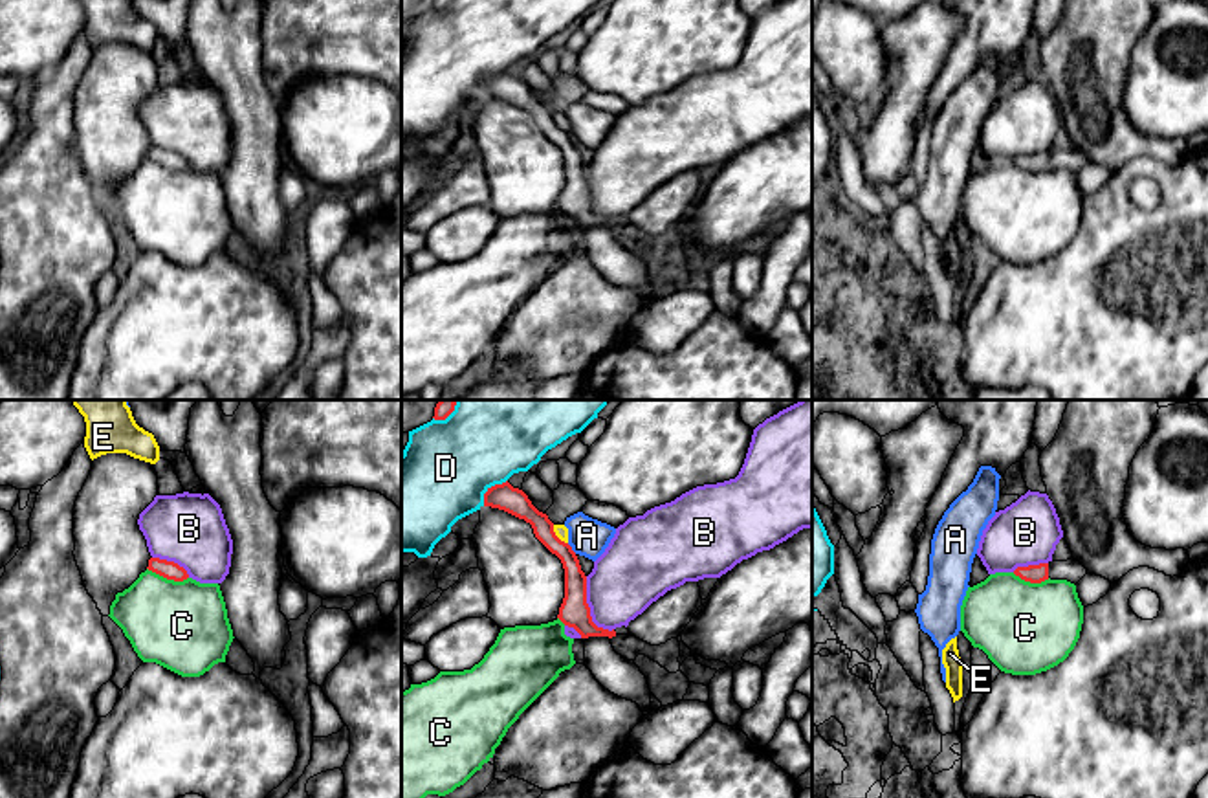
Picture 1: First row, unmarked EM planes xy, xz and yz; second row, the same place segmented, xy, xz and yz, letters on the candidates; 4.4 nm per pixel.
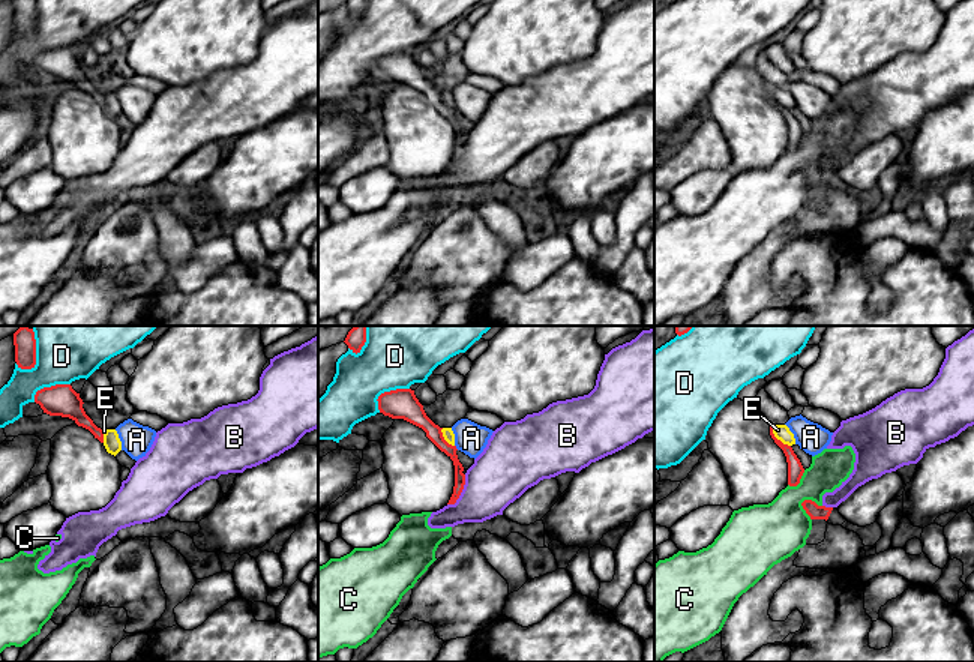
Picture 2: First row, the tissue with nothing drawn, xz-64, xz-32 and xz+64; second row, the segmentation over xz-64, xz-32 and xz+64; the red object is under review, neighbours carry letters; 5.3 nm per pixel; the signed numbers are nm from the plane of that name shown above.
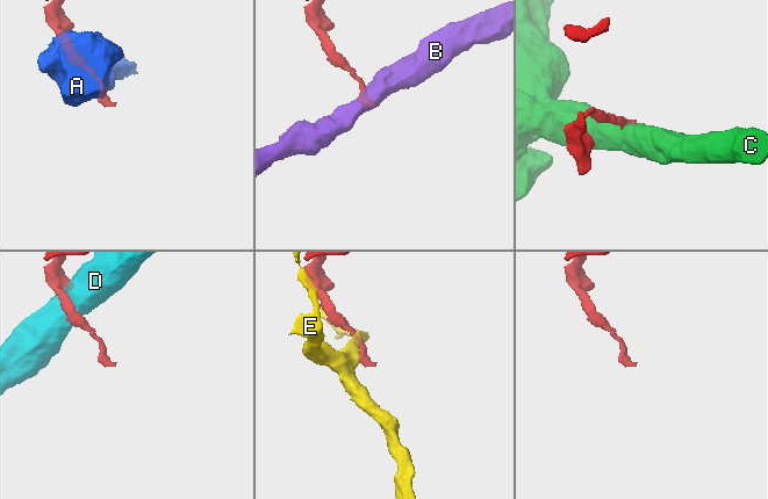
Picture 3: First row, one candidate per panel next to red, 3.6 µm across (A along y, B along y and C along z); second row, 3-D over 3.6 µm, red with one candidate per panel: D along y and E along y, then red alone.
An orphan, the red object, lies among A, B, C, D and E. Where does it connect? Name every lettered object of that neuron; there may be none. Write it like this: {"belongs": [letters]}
{"belongs": []}

